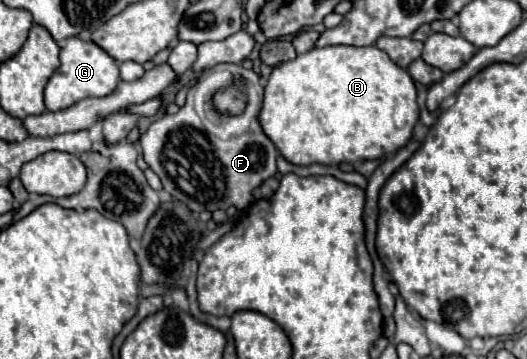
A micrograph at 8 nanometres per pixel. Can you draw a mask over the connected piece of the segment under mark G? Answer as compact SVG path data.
M68 37L68 39L64 39L62 49L60 49L60 67L50 77L46 91L44 91L46 109L48 111L62 111L64 107L72 107L72 103L78 103L80 99L110 95L118 83L120 83L118 63L104 49L100 49L92 41Z

